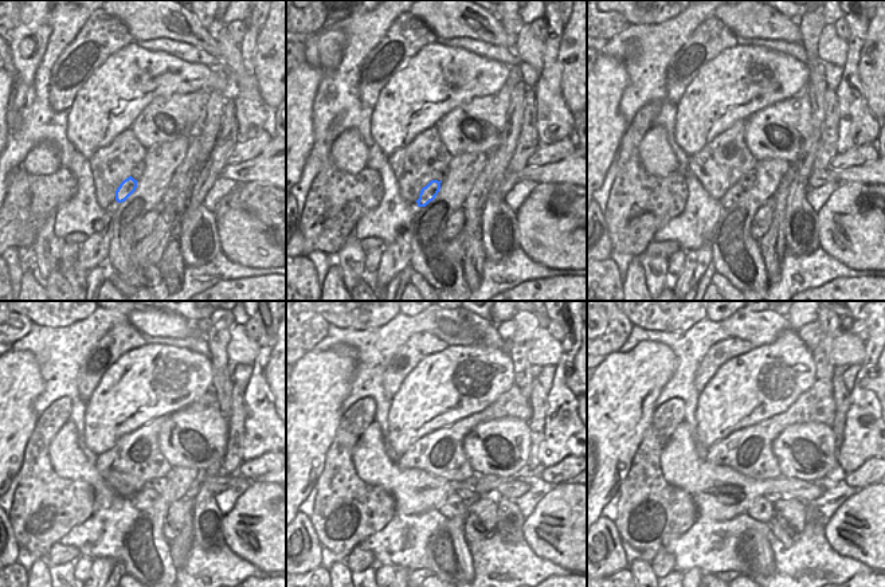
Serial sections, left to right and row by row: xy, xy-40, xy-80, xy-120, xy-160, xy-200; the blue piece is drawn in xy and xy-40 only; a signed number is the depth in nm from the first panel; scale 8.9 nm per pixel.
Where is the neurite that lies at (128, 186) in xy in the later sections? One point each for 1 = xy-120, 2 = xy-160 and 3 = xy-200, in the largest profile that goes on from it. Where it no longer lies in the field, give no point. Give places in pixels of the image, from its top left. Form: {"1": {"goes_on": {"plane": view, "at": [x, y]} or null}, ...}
{"1": {"goes_on": {"plane": "xy-120", "at": [141, 500]}}, "2": {"goes_on": {"plane": "xy-160", "at": [453, 505]}}, "3": {"goes_on": {"plane": "xy-200", "at": [762, 511]}}}

